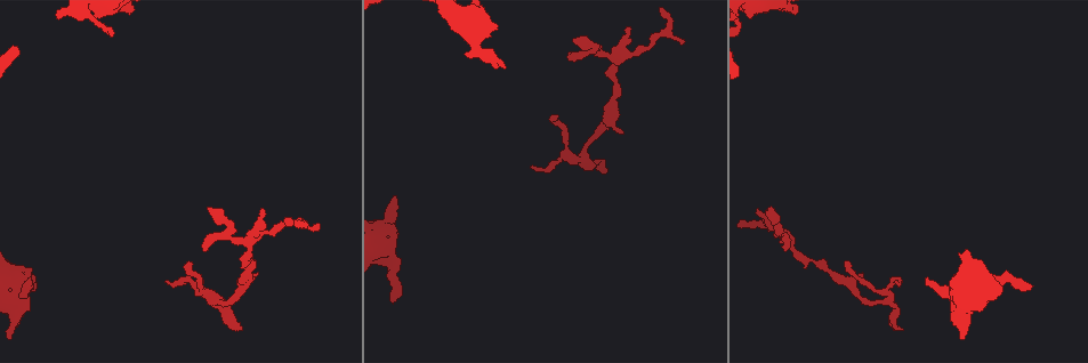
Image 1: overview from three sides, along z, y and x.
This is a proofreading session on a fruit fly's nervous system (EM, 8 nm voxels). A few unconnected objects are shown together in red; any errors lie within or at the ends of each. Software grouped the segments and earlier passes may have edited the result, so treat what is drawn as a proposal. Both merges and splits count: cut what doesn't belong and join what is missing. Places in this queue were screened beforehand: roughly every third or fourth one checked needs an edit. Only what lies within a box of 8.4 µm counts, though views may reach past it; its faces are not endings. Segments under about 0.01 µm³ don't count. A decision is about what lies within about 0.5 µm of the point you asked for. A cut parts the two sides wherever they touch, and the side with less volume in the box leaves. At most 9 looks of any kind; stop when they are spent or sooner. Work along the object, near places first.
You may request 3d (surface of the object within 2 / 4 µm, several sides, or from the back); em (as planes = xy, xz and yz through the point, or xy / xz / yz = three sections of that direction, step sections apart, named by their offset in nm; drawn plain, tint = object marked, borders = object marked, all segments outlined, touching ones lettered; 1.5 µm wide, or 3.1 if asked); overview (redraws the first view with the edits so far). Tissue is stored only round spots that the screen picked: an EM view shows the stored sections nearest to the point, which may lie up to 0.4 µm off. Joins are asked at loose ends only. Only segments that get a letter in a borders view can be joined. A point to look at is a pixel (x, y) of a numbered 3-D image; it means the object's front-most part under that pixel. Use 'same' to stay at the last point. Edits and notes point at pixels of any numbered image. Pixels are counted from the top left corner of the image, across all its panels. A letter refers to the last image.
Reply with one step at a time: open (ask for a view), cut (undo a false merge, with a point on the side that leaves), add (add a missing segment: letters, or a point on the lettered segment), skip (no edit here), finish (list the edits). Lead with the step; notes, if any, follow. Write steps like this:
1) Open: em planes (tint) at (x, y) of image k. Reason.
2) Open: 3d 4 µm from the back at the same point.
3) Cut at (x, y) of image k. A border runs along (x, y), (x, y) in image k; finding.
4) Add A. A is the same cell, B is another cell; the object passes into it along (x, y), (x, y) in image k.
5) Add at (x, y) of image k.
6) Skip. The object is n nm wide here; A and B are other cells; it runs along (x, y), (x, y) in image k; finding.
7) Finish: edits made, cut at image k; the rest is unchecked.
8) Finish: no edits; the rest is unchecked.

Open: 3d 4 µm at (1028, 289) of image 1. Free end.

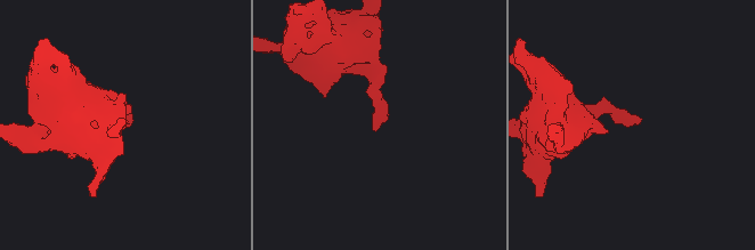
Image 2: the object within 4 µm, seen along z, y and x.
Open: em yz step 8 (borders) at (375, 126) of image 2. Now the EM.

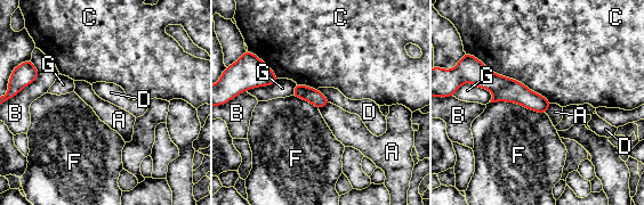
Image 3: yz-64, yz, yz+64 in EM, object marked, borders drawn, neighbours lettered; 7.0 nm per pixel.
Skip. The object is 110 nm wide here; A, B, C, D, F and G are other cells; a border runs along (476, 57), (550, 103) in image 3; none of them fits.

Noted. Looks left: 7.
Open: 3d 4 µm at (532, 166) of image 1. An open end.

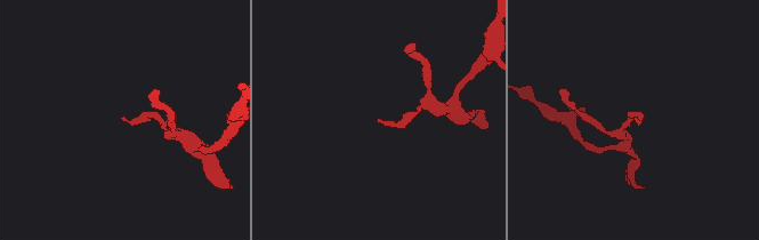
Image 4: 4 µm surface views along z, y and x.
Open: em xz step 8 (borders) at (121, 117) of image 4. Shape alone is not enough.

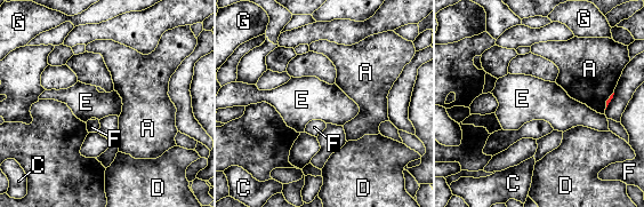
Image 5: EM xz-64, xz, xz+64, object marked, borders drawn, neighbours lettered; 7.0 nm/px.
Open: em planes (borders) at the same point. Another direction.

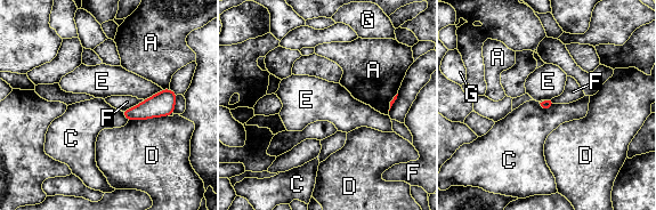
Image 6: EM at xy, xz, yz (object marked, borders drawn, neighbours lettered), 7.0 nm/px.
Skip. A, C, D, E, F and G are other cells; no lettered segment goes on from it.

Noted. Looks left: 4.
Open: 3d 2 µm from the back at (602, 172) of image 1. Tapers out.

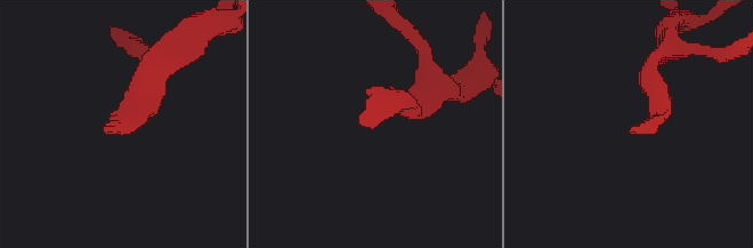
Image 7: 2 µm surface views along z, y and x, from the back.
Open: em planes (tint) at (630, 131) of image 7. Now the EM.

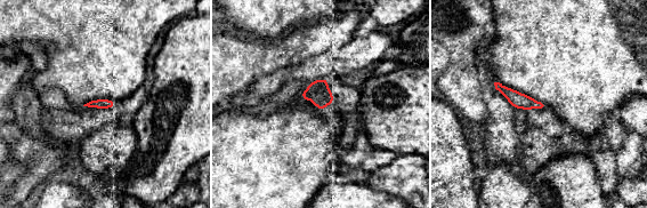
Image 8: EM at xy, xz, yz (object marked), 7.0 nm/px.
Open: em planes (borders) at the same point.

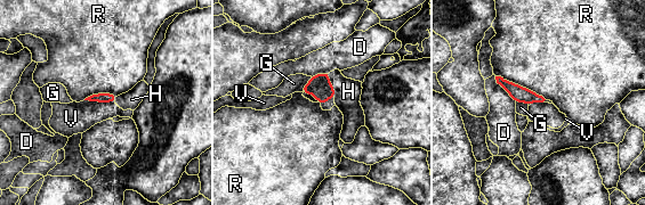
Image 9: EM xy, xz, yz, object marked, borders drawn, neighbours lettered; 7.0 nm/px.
Add H. H is the same cell, D, G, R and V are other cells; it goes on there.

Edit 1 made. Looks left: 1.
Finish: edits made, add at image 9; the rest is unchecked.

